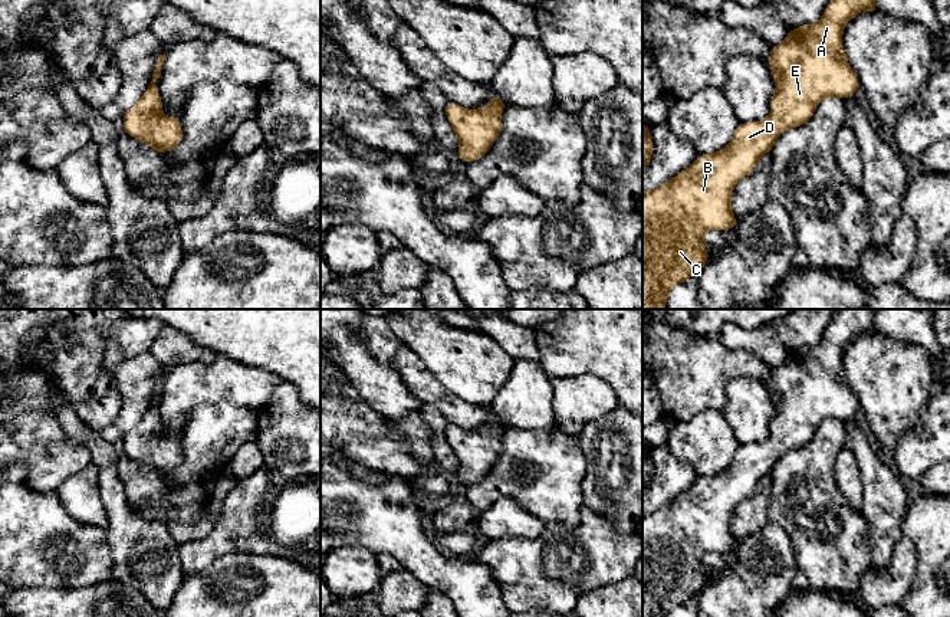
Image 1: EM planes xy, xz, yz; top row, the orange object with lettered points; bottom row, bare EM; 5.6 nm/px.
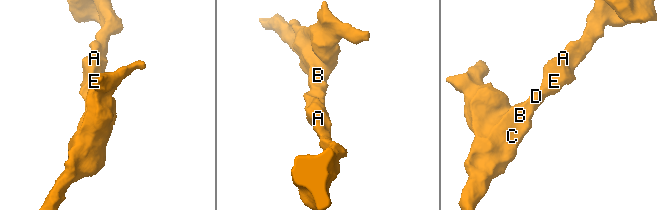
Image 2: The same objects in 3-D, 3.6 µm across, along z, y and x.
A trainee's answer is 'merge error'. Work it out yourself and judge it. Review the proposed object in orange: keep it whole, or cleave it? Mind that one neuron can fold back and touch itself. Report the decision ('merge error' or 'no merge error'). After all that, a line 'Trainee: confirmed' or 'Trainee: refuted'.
no merge error
Trainee: refuted

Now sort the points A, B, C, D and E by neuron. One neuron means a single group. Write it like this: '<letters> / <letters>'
A B C D E

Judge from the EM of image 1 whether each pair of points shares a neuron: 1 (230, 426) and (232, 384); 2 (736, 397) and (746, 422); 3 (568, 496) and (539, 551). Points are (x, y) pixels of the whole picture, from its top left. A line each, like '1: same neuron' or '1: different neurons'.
1: different neurons
2: same neuron
3: different neurons

